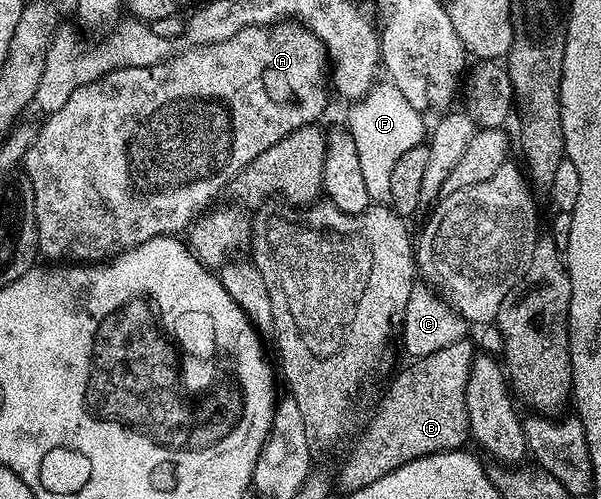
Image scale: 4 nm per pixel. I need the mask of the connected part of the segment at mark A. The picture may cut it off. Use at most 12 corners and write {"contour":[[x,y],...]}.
{"contour":[[288,19],[113,69],[21,162],[39,253],[179,235],[327,105]]}

